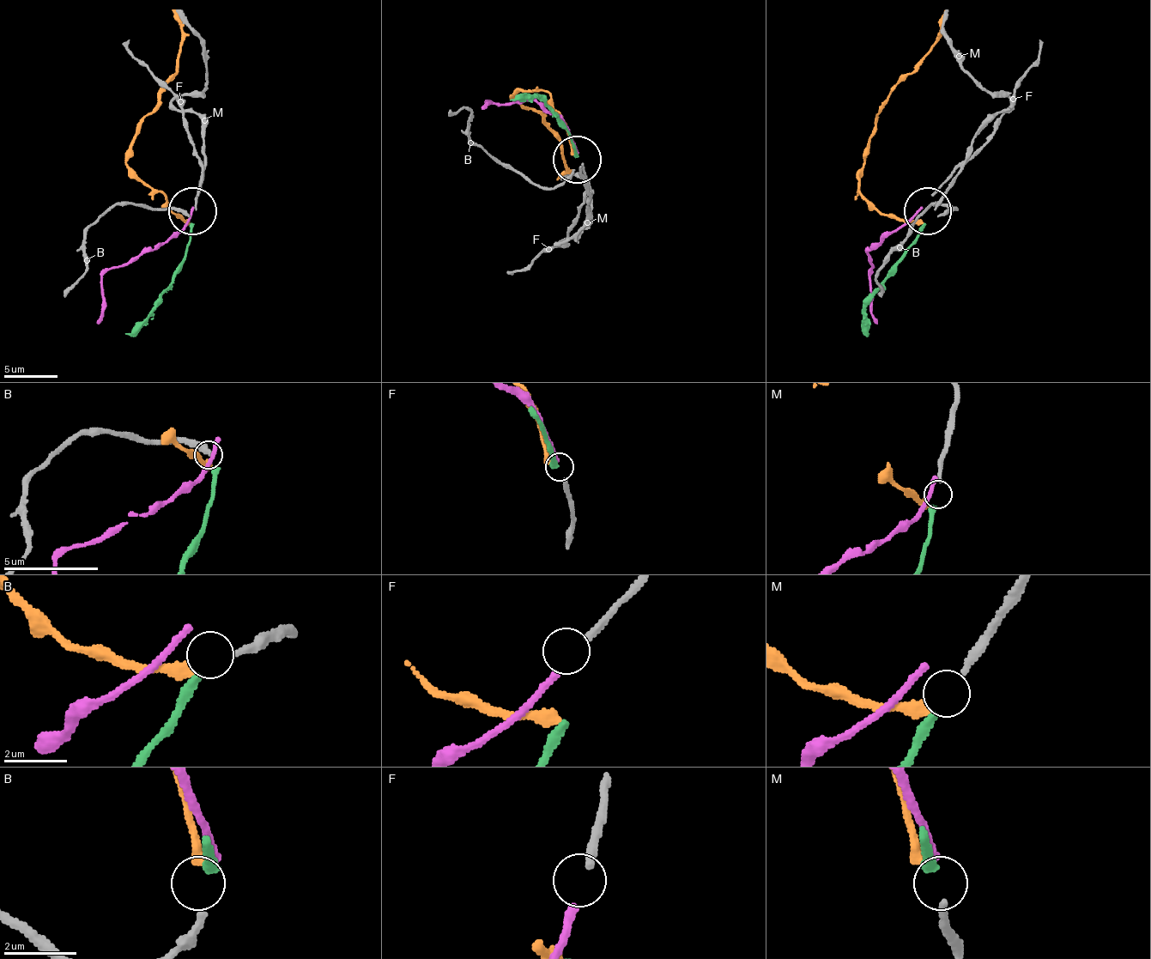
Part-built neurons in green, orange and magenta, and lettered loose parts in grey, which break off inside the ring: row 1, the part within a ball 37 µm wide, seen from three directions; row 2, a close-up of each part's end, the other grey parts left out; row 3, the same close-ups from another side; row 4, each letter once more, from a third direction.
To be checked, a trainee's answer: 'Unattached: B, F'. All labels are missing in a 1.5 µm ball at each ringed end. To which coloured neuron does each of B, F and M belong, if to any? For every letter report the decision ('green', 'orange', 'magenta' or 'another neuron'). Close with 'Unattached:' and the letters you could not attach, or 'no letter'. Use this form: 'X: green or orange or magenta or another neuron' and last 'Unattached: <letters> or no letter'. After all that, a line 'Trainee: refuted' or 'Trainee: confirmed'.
B: orange
F: another neuron
M: green
Unattached: F
Trainee: refuted

